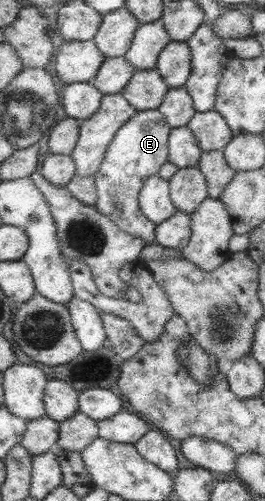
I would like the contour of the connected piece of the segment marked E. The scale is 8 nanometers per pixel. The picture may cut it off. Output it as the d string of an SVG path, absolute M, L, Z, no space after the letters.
M158 109L137 111L137 113L119 131L117 131L99 174L96 175L97 195L99 203L97 209L109 216L123 231L143 238L147 243L156 241L158 224L149 219L141 211L140 191L145 182L169 162L170 135L172 127L169 125L164 112Z

